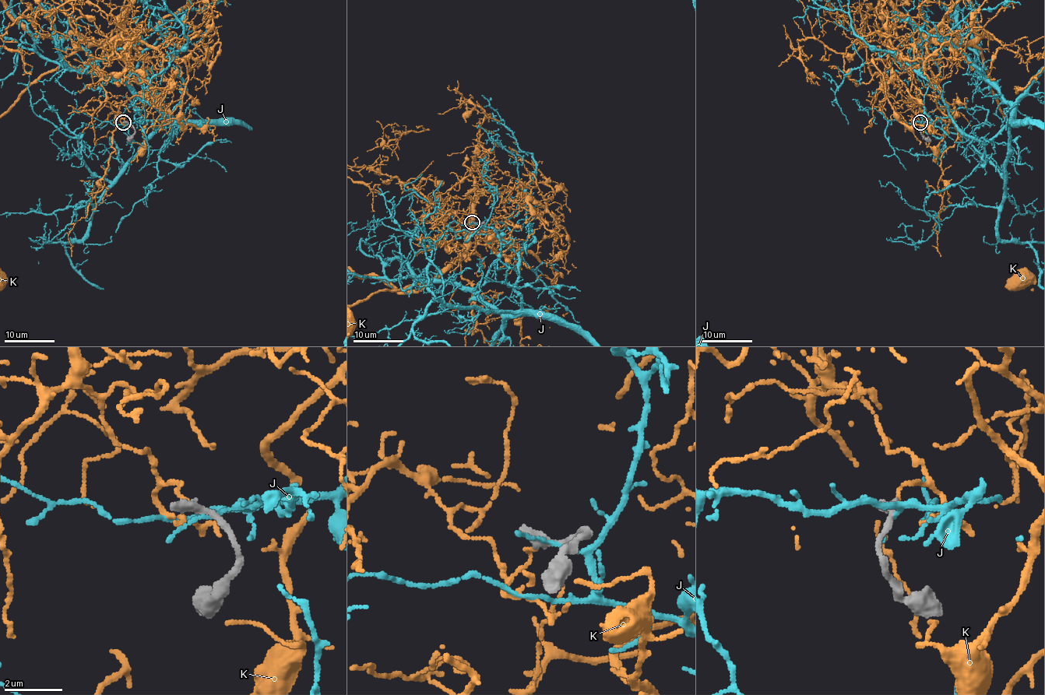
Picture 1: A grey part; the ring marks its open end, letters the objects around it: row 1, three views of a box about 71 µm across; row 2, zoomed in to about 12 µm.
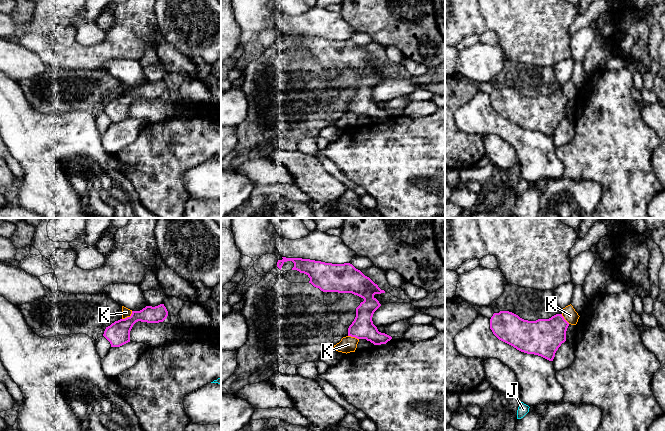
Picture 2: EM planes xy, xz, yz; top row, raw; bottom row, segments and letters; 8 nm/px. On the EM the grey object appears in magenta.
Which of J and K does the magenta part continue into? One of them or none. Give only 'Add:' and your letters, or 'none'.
Add: none

